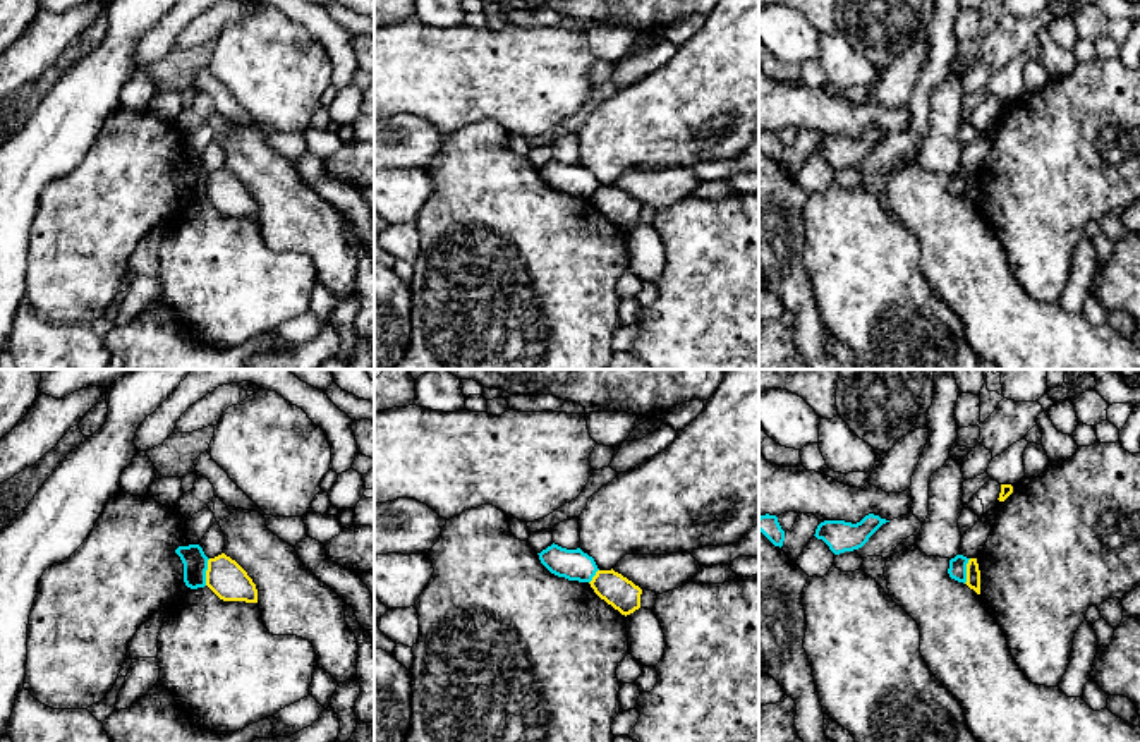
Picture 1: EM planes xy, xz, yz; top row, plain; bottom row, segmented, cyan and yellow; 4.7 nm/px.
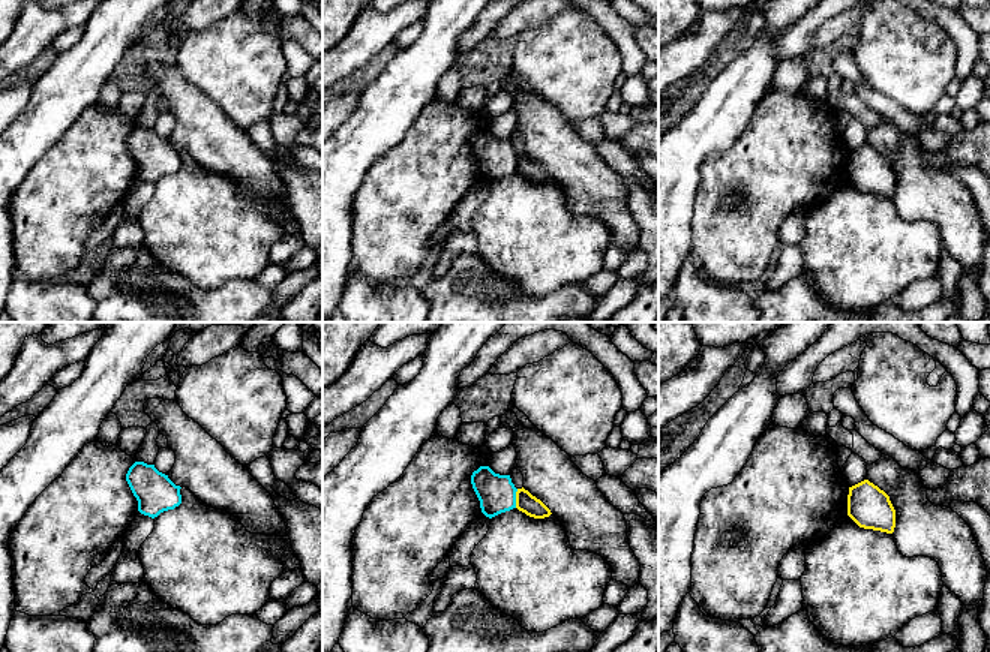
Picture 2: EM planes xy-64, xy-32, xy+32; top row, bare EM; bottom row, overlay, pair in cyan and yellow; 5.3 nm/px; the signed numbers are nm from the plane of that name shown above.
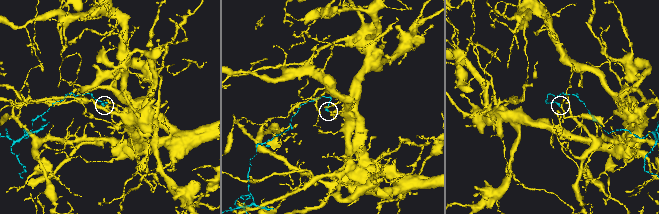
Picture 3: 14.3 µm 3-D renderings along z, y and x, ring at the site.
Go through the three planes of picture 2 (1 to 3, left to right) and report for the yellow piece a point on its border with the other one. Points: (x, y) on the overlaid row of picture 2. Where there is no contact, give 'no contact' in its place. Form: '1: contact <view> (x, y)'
1: no contact
2: contact xy-32 (515, 498)
3: no contact

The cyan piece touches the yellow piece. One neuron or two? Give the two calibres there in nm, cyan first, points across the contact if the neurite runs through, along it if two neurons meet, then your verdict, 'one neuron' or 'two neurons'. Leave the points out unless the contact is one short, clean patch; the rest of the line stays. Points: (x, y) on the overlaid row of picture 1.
calibres 120 and 180 nm; border xy (210, 559), (205, 584); two neurons

